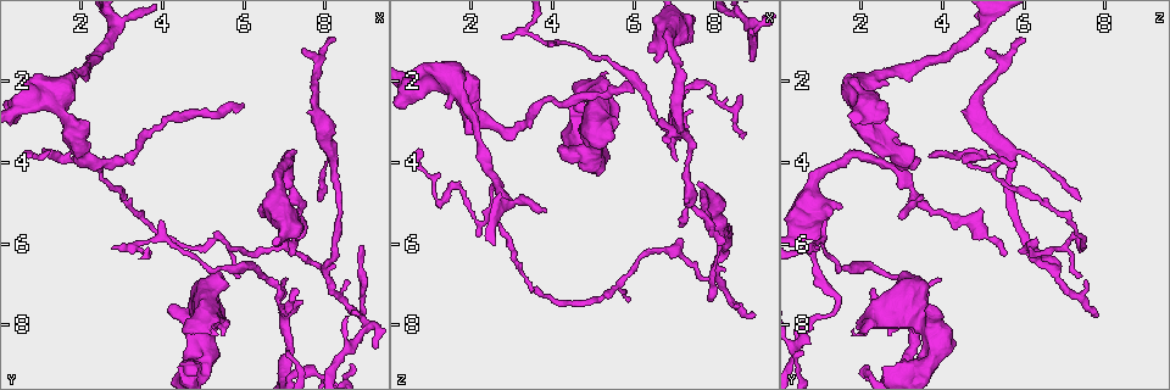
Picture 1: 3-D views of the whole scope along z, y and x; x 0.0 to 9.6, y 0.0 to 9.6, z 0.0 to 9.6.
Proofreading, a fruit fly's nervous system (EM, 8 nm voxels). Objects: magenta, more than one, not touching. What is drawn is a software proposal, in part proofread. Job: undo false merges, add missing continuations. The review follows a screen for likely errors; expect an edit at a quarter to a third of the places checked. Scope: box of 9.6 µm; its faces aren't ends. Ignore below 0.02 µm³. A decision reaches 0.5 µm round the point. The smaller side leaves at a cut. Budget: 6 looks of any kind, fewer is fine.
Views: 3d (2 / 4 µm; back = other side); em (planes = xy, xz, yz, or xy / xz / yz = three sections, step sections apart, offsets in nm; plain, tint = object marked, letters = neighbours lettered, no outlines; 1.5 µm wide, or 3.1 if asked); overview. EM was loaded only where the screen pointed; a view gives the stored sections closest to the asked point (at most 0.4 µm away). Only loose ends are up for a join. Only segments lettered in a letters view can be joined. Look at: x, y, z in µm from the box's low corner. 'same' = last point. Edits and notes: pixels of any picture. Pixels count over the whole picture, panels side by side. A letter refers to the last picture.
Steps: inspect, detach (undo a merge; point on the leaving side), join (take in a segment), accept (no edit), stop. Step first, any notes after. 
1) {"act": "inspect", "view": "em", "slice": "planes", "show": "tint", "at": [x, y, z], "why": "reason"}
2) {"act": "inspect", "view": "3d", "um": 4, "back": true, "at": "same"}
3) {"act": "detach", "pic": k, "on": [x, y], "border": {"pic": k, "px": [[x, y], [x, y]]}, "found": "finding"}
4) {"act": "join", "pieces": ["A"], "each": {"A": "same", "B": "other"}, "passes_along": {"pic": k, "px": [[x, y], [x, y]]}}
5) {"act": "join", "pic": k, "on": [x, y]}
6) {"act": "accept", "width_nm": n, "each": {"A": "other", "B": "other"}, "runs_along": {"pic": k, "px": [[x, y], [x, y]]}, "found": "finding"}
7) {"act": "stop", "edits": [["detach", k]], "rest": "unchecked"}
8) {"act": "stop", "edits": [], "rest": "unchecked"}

{"act": "inspect", "view": "em", "slice": "planes", "show": "letters", "at": [8.20, 0.90, 5.90], "why": "free end"}

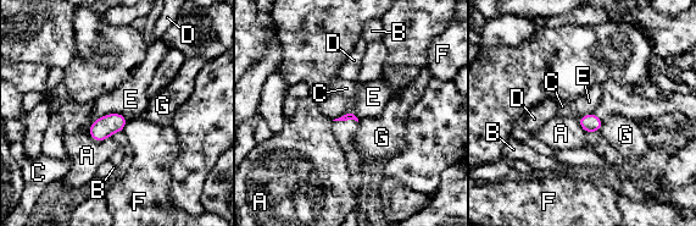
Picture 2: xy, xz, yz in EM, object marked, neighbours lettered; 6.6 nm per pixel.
{"act": "accept", "each": {"A": "other", "B": "other", "C": "other", "D": "other", "E": "other", "F": "other", "G": "other"}, "border": {"pic": 2, "px": [[127, 119], [106, 114], [93, 122]]}, "found": "no lettered segment goes on from it"}

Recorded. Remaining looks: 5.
{"act": "inspect", "view": "em", "slice": "planes", "show": "letters", "at": [7.25, 4.80, 3.25], "why": "branch point"}

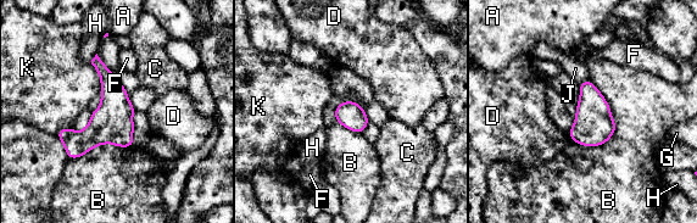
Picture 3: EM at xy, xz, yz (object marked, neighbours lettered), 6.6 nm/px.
{"act": "accept", "width_nm": 180, "longest_contact_nm": ["B", 460], "each": {"A": "other", "B": "other", "C": "other", "D": "other", "F": "other", "G": "other", "H": "other", "J": "other", "K": "other"}, "found": "one neuron here"}

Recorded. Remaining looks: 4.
{"act": "inspect", "view": "em", "slice": "planes", "show": "letters", "at": [8.65, 9.00, 3.30], "why": "tapers out"}

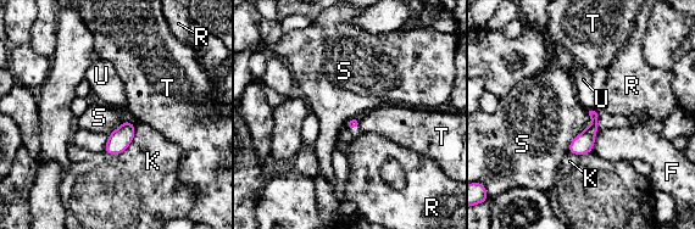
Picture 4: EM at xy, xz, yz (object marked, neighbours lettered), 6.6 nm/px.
{"act": "accept", "width_nm": 70, "each": {"F": "other", "K": "other", "R": "other", "S": "other", "T": "other", "U": "other"}, "border": {"pic": 4, "px": [[589, 111], [590, 123], [567, 152]]}, "found": "none of them fits"}

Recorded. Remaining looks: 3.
{"act": "stop", "edits": [], "rest": "unchecked"}

